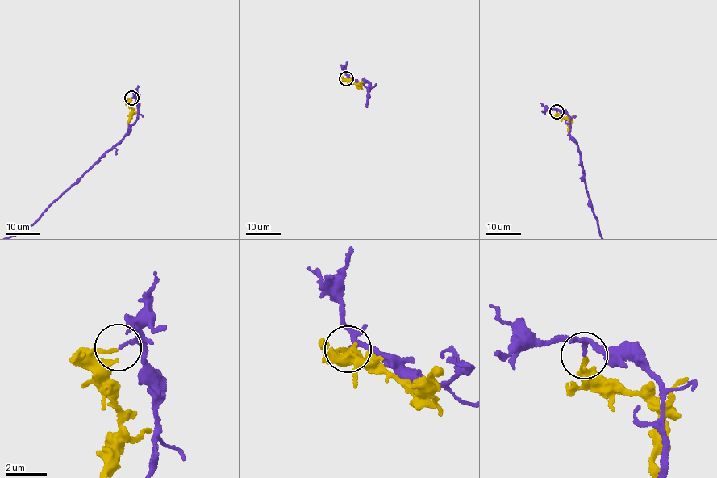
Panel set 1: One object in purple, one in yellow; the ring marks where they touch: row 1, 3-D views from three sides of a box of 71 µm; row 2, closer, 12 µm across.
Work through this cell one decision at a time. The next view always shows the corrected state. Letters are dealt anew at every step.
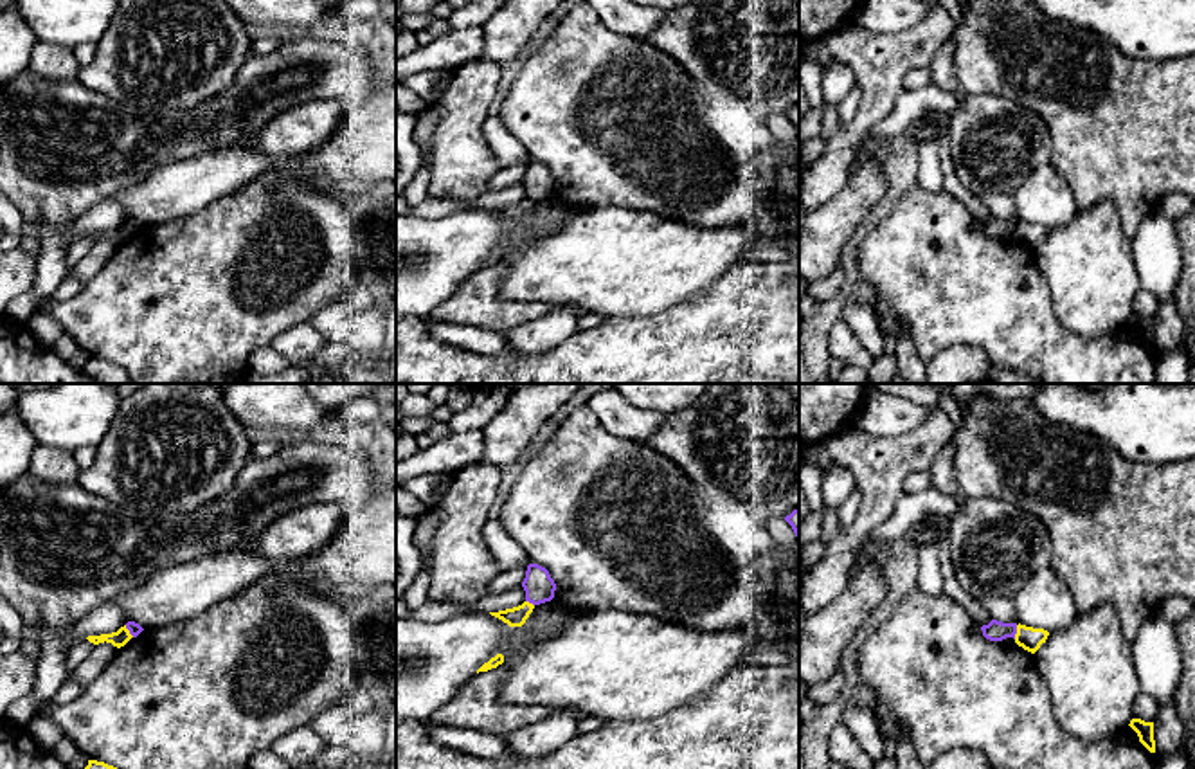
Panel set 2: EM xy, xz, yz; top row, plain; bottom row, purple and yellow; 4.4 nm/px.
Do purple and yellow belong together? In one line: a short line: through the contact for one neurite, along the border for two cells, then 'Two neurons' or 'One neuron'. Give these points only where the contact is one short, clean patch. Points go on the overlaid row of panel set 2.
Line: yz (1017, 625), (1014, 638). Two neurons

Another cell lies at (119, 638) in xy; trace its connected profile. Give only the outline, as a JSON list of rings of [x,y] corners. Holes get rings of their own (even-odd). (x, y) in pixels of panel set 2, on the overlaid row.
[[[121,627],[117,632],[112,634],[101,634],[101,636],[88,636],[86,639],[94,645],[99,643],[112,643],[113,647],[121,648],[124,647],[133,636],[130,634],[130,630],[124,627]]]

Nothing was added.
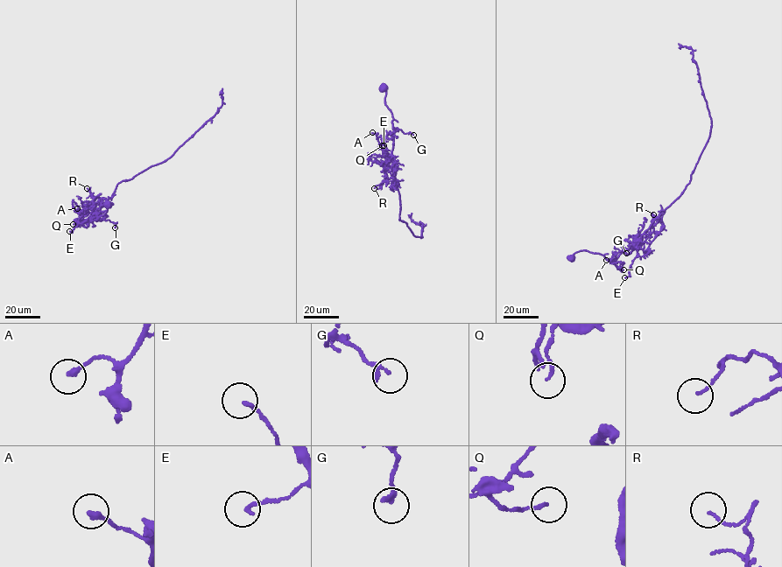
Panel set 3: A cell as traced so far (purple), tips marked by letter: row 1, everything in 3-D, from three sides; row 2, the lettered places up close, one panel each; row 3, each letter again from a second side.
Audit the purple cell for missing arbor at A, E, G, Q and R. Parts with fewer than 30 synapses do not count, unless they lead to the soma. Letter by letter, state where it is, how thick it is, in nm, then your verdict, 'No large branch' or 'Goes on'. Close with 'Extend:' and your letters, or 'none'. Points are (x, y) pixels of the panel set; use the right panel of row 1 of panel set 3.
A: Place: (606, 260). Thickness 240 nm. No large branch
E: Place: (624, 277). Thickness 130 nm. No large branch
G: Place: (626, 253). Thickness 170 nm. No large branch
Q: Place: (623, 269). Thickness 130 nm. No large branch
R: Place: (653, 214). Thickness 110 nm. No large branch
Extend: none

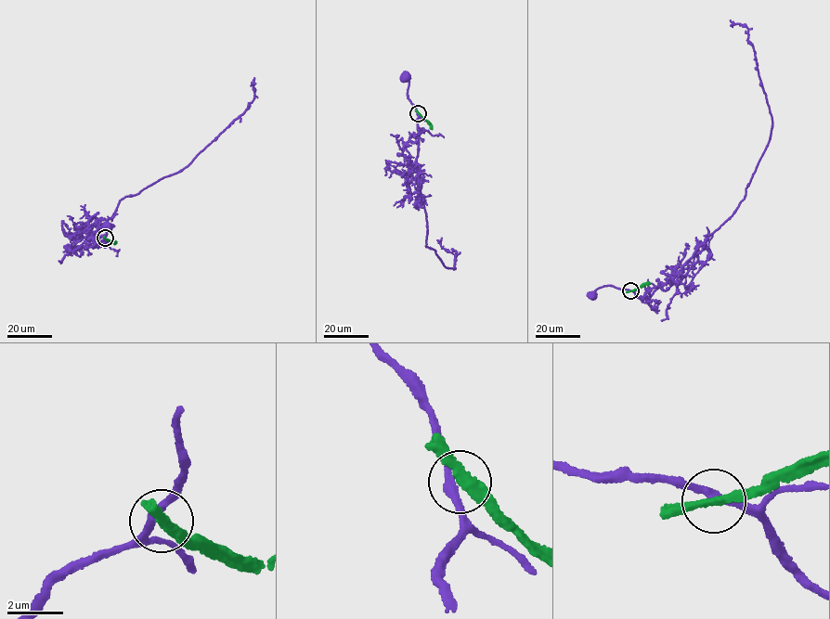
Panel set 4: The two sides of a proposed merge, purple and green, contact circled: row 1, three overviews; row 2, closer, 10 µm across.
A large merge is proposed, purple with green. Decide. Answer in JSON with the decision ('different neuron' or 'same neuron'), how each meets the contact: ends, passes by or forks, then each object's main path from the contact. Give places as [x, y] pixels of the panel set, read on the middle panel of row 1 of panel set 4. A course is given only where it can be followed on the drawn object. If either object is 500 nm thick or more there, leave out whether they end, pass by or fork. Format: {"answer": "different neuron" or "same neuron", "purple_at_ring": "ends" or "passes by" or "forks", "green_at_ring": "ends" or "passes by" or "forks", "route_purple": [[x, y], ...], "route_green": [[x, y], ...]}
{"answer": "different neuron", "purple_at_ring": "passes by", "green_at_ring": "passes by", "route_purple": [[418, 113], [408, 98], [408, 83], [405, 77]], "route_green": [[418, 113], [429, 122], [432, 129]]}

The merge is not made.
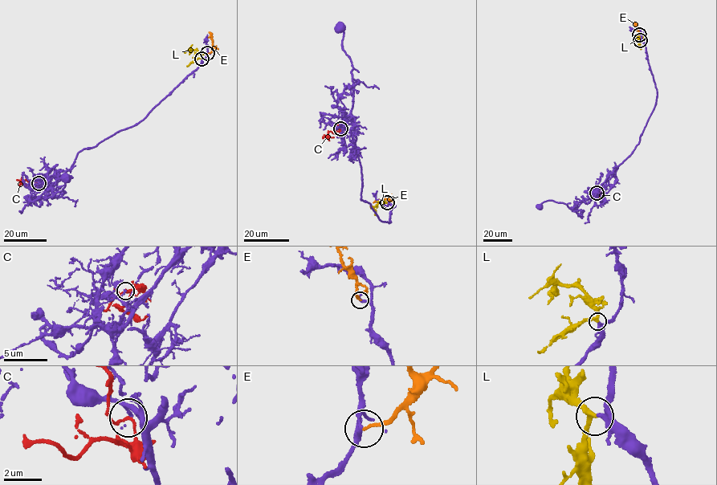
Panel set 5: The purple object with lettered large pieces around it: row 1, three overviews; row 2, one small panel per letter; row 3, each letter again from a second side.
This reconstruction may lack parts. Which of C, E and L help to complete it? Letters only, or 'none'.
E, L

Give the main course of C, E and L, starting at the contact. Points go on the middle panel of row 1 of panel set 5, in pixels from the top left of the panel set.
C: (340, 128), (340, 132), (328, 132), (328, 136), (333, 137)
E: (388, 201), (384, 199), (373, 202)
L: (387, 202), (380, 202), (373, 207), (376, 215)

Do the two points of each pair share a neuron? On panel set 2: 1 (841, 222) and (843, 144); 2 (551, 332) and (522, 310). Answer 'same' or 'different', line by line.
1: different
2: different

